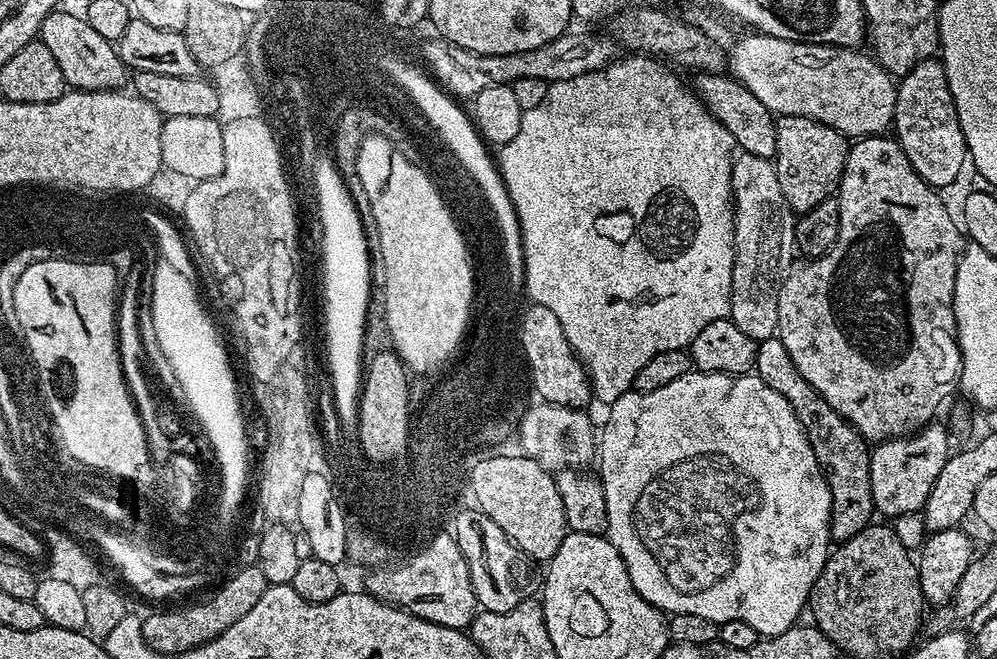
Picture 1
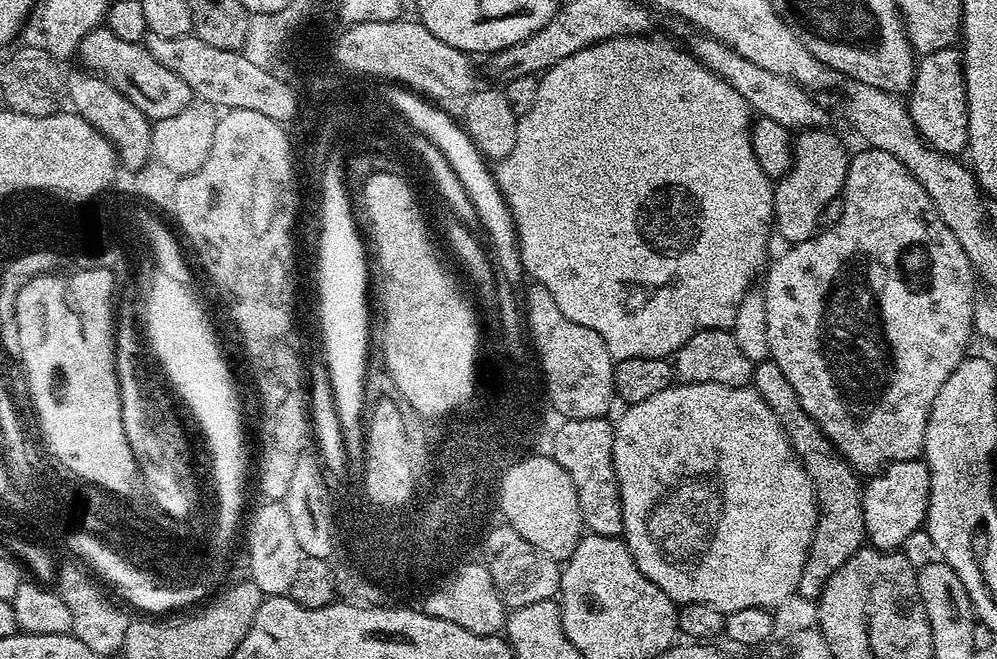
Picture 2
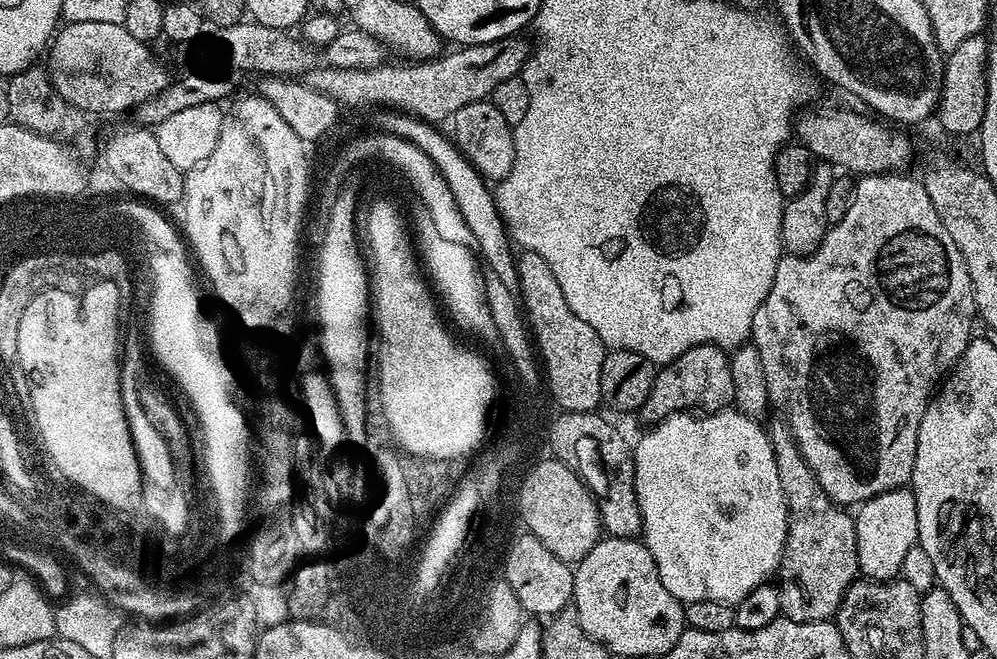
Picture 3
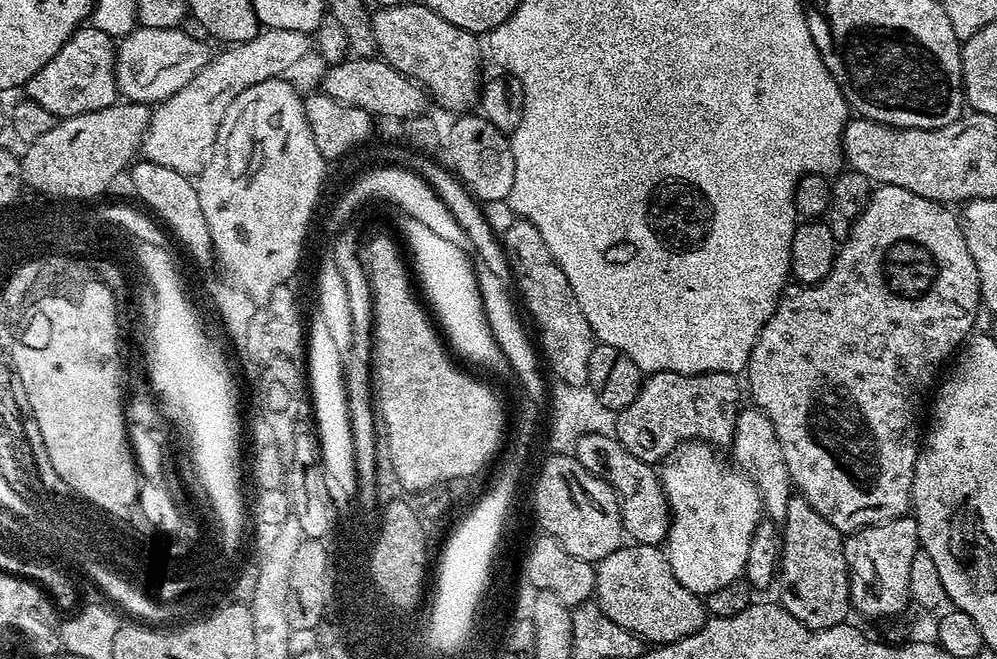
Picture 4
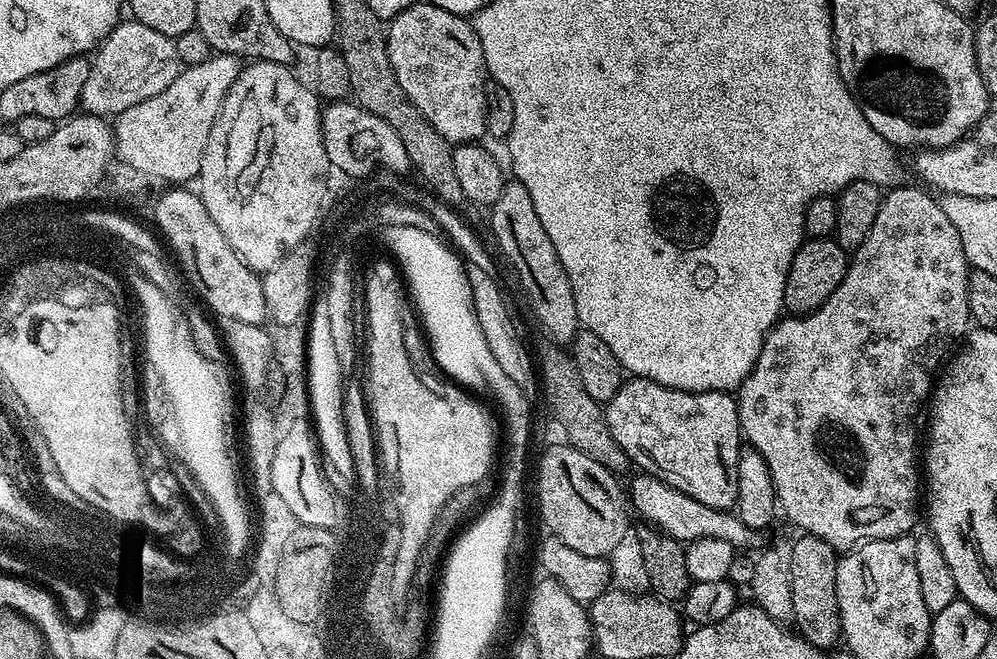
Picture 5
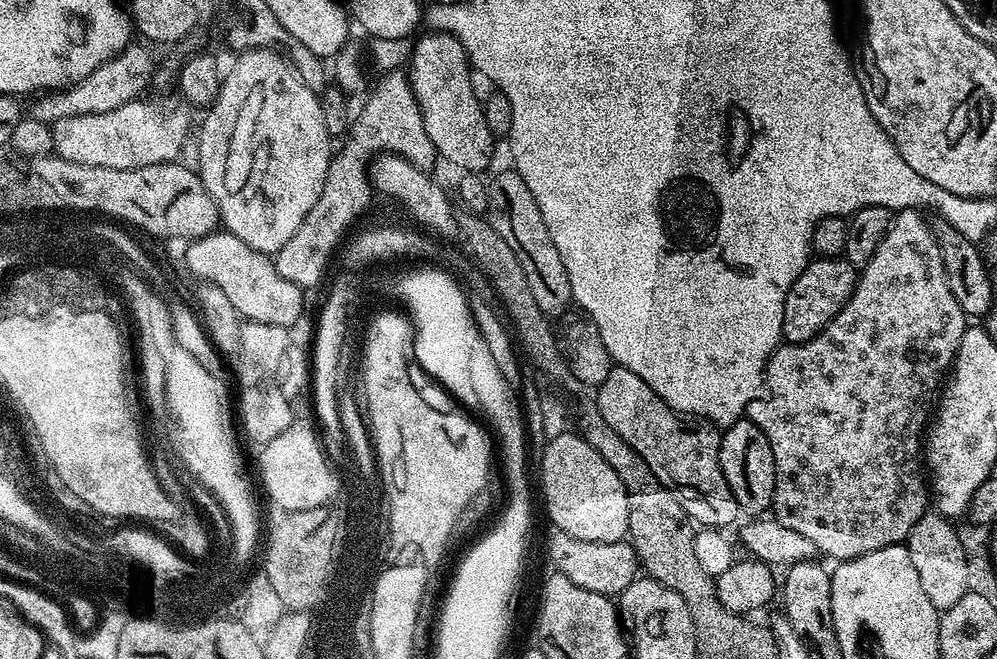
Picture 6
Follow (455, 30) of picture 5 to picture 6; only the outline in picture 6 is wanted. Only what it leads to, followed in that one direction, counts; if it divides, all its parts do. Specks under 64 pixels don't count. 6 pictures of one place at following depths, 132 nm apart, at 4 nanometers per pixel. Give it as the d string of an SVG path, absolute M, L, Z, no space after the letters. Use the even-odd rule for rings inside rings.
M428 30L425 31L425 33L424 37L419 37L419 39L415 41L411 60L406 65L406 75L408 78L409 89L416 96L418 106L424 114L424 129L426 130L426 134L430 134L430 142L433 146L435 146L436 155L441 161L445 160L446 163L453 164L456 168L461 168L459 171L464 174L484 174L484 171L488 168L488 163L492 160L492 143L494 143L494 137L492 131L490 130L490 126L486 126L486 122L484 121L484 105L481 97L476 97L476 88L472 85L473 73L470 71L466 50L462 47L462 45L460 45L458 38L454 38L450 32L434 32Z

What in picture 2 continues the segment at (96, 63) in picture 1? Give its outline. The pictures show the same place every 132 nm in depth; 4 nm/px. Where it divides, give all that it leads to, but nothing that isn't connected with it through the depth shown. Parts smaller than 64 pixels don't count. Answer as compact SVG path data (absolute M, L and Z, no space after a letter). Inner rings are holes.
M79 70L68 72L66 76L66 100L71 111L77 112L86 122L90 122L107 140L111 140L113 148L119 156L121 165L125 168L143 168L153 159L152 155L152 126L149 120L130 98L126 98L102 76L94 72Z

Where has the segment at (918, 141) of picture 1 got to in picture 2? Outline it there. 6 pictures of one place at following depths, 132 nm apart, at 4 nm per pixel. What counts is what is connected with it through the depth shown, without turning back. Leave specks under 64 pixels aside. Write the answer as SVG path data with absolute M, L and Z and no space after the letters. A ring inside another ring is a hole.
M959 47L934 50L934 54L919 57L916 76L906 96L908 113L914 118L916 131L924 137L929 148L937 148L947 156L959 157L968 146L968 95L966 94L966 78L964 77L964 58Z

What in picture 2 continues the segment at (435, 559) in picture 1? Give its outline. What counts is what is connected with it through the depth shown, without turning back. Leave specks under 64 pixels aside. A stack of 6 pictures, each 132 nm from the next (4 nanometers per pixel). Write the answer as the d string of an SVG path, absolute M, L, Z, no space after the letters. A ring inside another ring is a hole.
M483 562L462 565L445 584L438 585L426 596L422 604L422 611L426 615L454 622L454 626L462 626L462 630L470 630L470 634L494 636L505 627L504 603L494 586L494 578L490 578L490 570L486 570Z

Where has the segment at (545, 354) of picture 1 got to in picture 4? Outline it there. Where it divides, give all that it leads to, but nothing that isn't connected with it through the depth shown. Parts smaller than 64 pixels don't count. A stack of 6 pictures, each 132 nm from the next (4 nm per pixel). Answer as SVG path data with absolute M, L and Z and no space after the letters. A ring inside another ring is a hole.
M523 218L513 221L504 234L502 232L502 245L510 272L516 275L516 284L520 287L519 299L524 299L532 315L531 323L543 333L544 345L557 372L568 382L583 380L584 363L594 347L590 322L586 322L586 314L582 314L578 298L574 298L574 290L570 290L570 282L566 282L566 274L562 274L562 266L558 266L554 254L550 254L550 246L542 242L538 226Z

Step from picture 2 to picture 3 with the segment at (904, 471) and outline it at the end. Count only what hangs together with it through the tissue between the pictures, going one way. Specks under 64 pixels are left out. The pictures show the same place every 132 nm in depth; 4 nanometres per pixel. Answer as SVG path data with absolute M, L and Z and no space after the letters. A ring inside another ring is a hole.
M907 487L895 488L864 501L855 509L856 553L860 572L869 580L895 580L900 576L902 558L919 541L918 506Z

